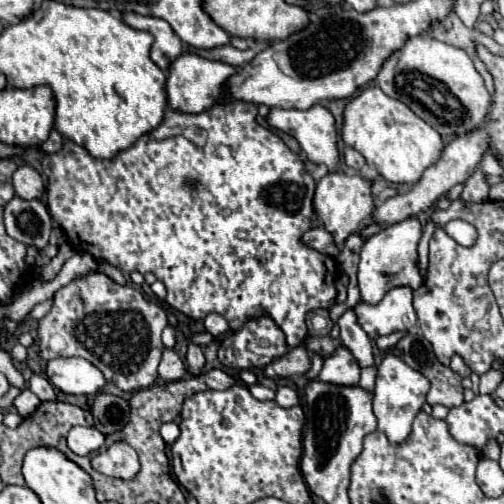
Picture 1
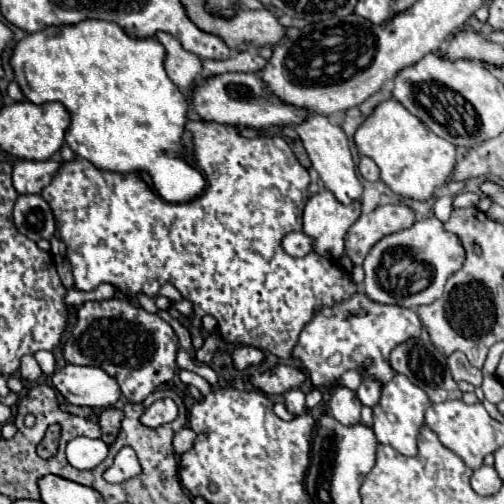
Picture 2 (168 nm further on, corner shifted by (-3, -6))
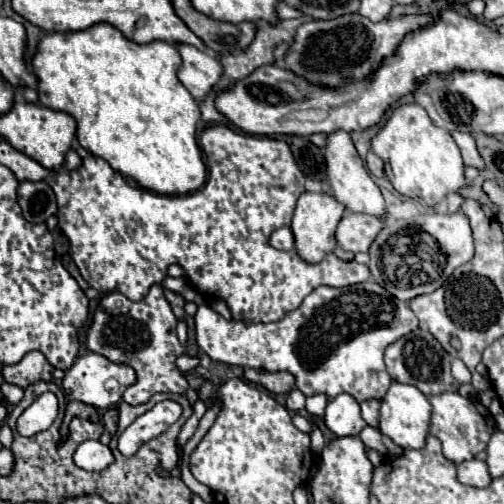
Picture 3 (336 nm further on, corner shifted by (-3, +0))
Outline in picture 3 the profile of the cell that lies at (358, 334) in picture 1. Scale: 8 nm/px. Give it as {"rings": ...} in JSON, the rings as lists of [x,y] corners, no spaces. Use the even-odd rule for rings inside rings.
{"rings":[[[369,398],[367,402],[361,402],[361,414],[363,414],[363,420],[369,426],[377,426],[377,420],[379,420],[379,400],[377,398]]]}

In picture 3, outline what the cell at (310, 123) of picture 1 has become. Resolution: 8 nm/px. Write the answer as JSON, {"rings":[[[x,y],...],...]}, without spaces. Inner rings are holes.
{"rings":[[[337,130],[335,134],[327,136],[327,144],[323,148],[323,158],[327,162],[327,178],[331,182],[331,190],[333,196],[347,208],[353,212],[365,212],[365,214],[373,214],[373,216],[387,216],[387,208],[383,202],[383,196],[379,192],[379,186],[371,180],[363,160],[359,158],[351,138],[347,132]]]}

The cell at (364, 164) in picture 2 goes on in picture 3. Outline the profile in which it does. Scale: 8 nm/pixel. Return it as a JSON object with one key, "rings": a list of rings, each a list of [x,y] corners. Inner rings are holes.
{"rings":[[[369,152],[367,158],[365,158],[365,162],[367,162],[367,170],[369,170],[369,174],[379,176],[379,178],[385,176],[385,172],[383,172],[383,160],[381,160],[377,154]]]}

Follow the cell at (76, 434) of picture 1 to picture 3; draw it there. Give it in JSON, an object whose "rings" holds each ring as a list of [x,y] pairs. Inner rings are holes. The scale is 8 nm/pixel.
{"rings":[[[87,440],[77,446],[73,460],[83,470],[103,470],[113,462],[113,454],[109,446],[101,444],[99,440]]]}

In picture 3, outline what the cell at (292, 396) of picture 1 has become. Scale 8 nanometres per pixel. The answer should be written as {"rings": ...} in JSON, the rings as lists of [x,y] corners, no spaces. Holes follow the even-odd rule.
{"rings":[[[291,390],[289,392],[289,396],[287,396],[287,410],[291,410],[291,412],[299,412],[299,410],[303,410],[305,408],[305,396],[303,396],[303,392],[301,390]]]}

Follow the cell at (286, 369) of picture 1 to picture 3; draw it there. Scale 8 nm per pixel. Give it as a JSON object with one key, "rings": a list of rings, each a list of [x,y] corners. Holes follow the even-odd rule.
{"rings":[[[245,368],[245,378],[249,382],[261,384],[273,394],[289,394],[291,388],[295,386],[295,376],[287,372],[265,372],[265,370],[255,370],[255,368]]]}

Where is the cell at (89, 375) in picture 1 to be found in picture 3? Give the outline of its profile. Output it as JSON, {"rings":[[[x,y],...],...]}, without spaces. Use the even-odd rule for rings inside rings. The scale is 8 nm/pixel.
{"rings":[[[89,352],[89,354],[77,358],[75,364],[69,370],[65,370],[63,388],[65,388],[67,396],[69,396],[69,400],[79,400],[79,402],[91,404],[95,408],[111,408],[111,406],[115,406],[119,402],[125,388],[129,384],[133,384],[133,382],[135,382],[133,368],[129,368],[125,364],[113,364],[105,356]]]}

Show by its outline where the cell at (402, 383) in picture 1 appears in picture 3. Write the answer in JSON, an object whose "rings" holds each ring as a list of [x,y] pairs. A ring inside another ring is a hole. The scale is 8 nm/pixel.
{"rings":[[[393,382],[381,400],[379,430],[401,448],[423,448],[425,436],[429,432],[429,418],[431,418],[431,404],[427,396],[415,386]]]}

